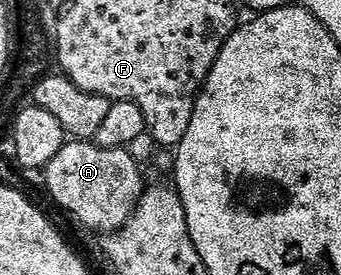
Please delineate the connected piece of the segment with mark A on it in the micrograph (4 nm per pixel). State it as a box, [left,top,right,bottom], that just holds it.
[44,139,144,234]

